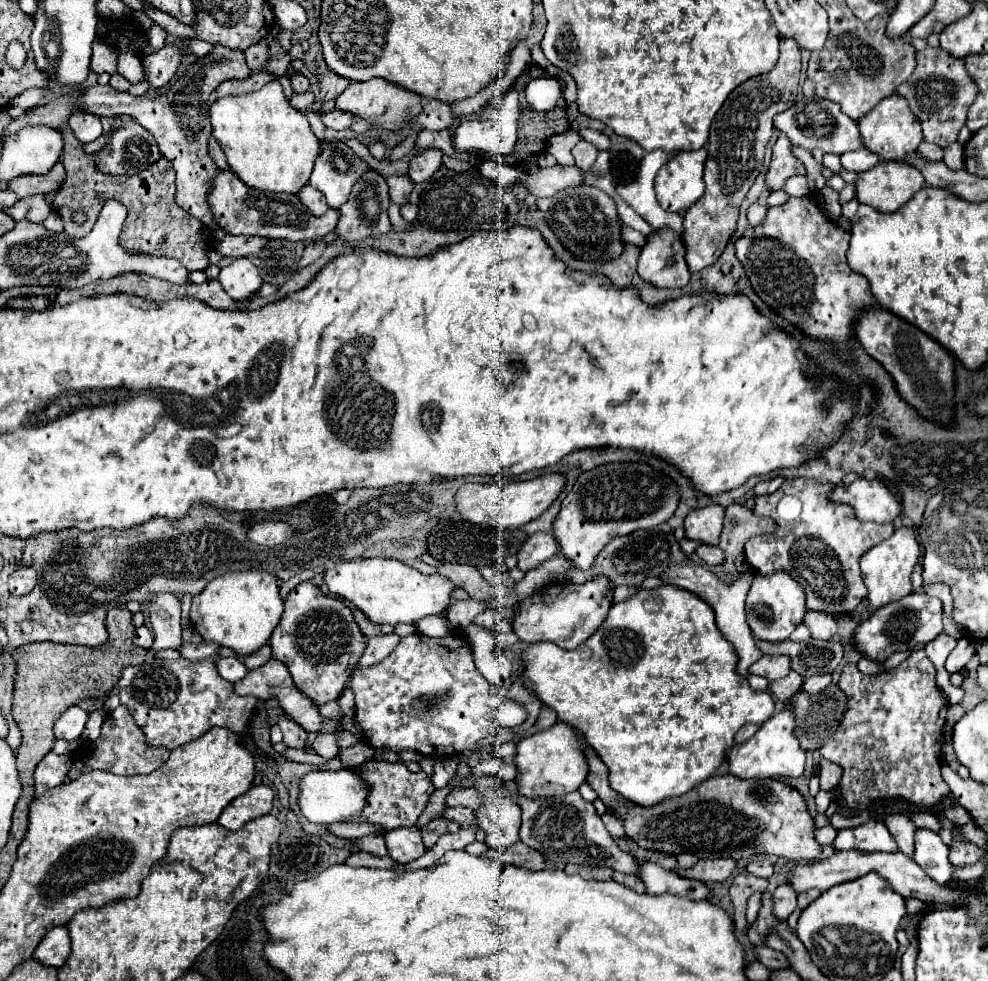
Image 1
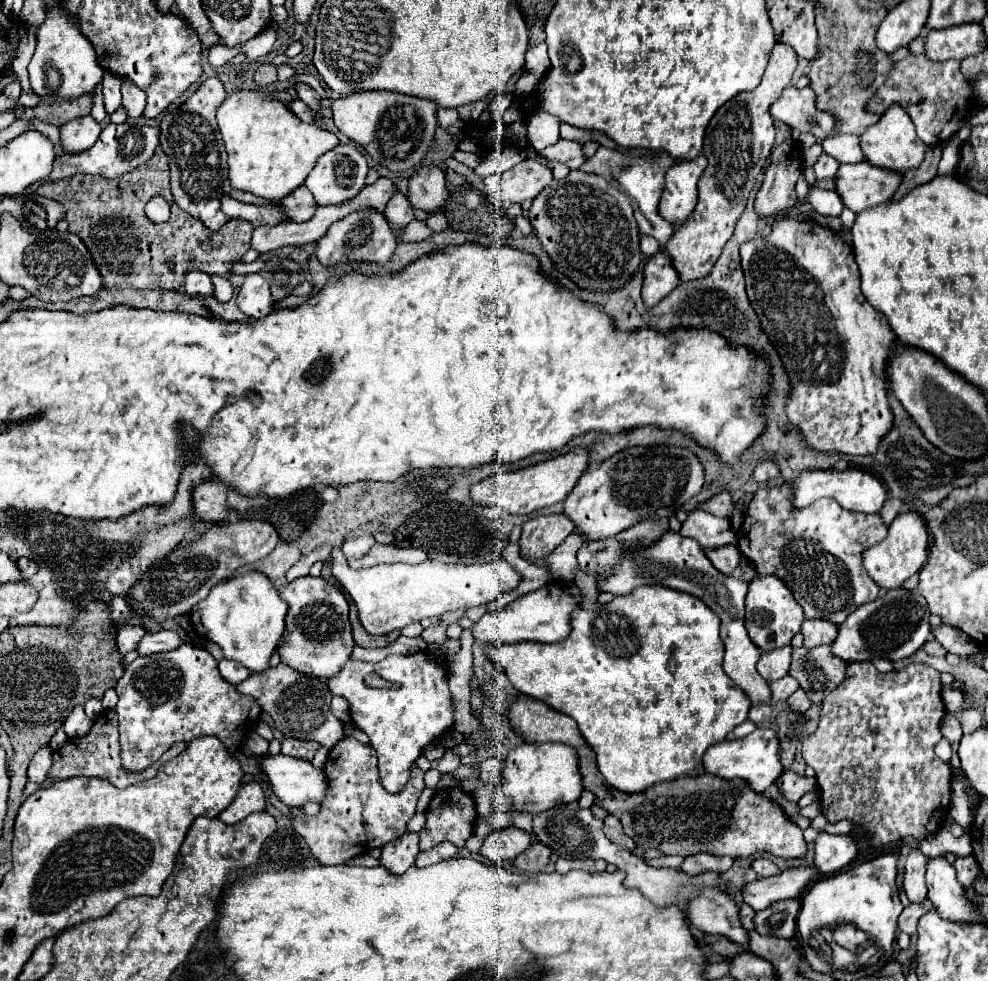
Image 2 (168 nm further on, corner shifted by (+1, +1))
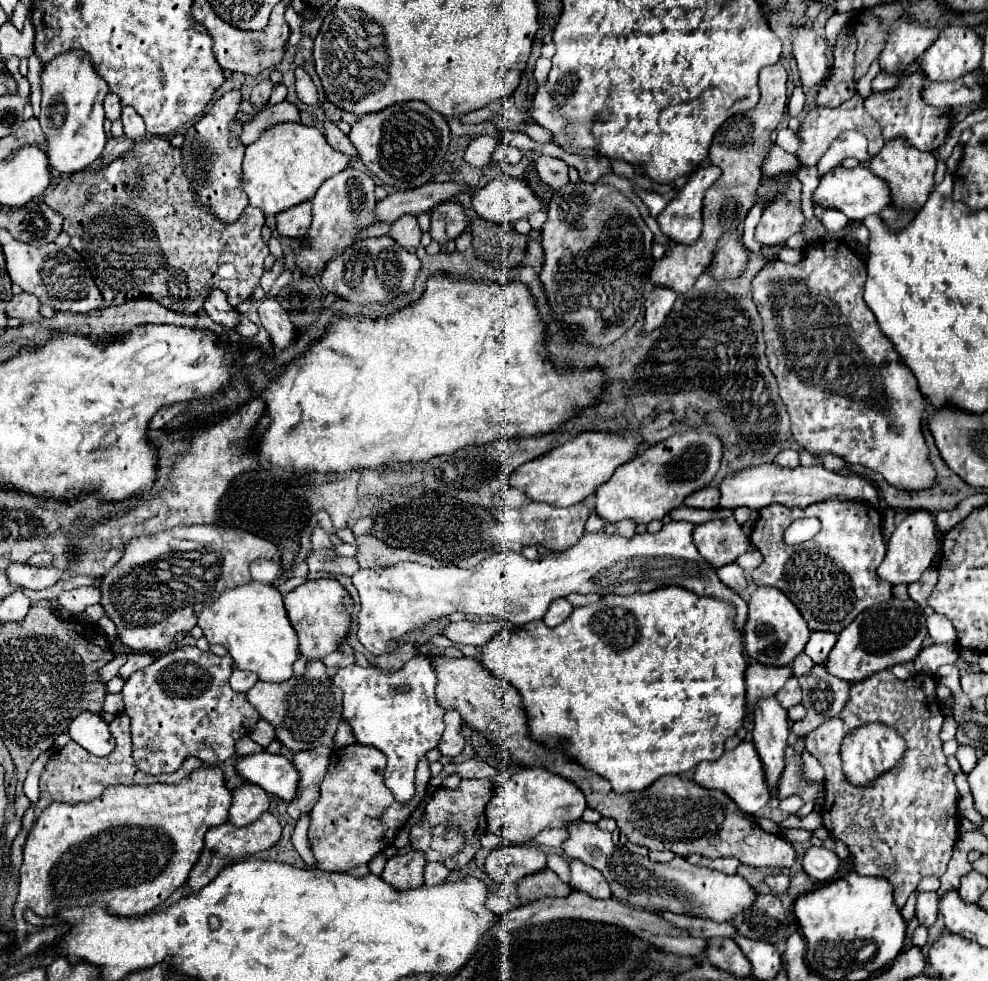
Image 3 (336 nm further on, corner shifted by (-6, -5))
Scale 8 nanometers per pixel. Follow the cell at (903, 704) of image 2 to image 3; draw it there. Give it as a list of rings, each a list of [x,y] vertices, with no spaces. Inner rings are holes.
[[[886,669],[886,671],[878,671],[878,673],[874,673],[874,675],[866,677],[866,679],[862,679],[860,683],[852,683],[852,687],[850,687],[850,699],[848,699],[846,707],[844,707],[834,719],[822,723],[816,731],[810,731],[810,733],[804,737],[804,739],[806,739],[806,751],[808,751],[810,755],[814,755],[814,757],[822,763],[822,767],[824,767],[824,771],[826,771],[826,779],[824,779],[826,799],[824,799],[824,805],[822,805],[822,809],[820,809],[822,819],[824,819],[824,827],[828,829],[828,833],[830,833],[832,837],[836,837],[836,839],[840,839],[842,843],[848,845],[850,855],[852,855],[852,859],[854,859],[854,867],[856,867],[856,871],[858,871],[860,875],[880,875],[880,877],[886,877],[886,879],[892,883],[892,887],[894,887],[894,903],[896,903],[900,909],[904,907],[904,903],[906,903],[906,899],[910,897],[910,893],[918,887],[918,883],[920,883],[922,877],[926,877],[926,875],[942,875],[942,873],[946,871],[946,865],[948,865],[948,861],[950,861],[950,857],[952,857],[952,851],[954,851],[954,843],[956,843],[956,839],[958,839],[958,833],[956,833],[956,831],[958,831],[958,789],[956,789],[956,785],[954,785],[954,775],[952,775],[952,771],[950,771],[948,765],[946,765],[946,755],[942,753],[940,731],[942,731],[944,715],[942,715],[942,711],[940,711],[940,703],[938,703],[938,697],[936,697],[936,683],[930,683],[930,685],[928,685],[928,679],[932,679],[932,677],[914,675],[914,677],[906,679],[906,681],[900,681],[900,679],[896,679],[896,677],[892,675],[890,669]],[[872,723],[882,723],[882,725],[888,725],[888,727],[896,729],[898,735],[906,741],[906,751],[904,751],[902,761],[900,761],[898,767],[886,771],[884,775],[876,777],[872,783],[868,783],[868,785],[864,785],[864,787],[856,787],[856,785],[852,785],[852,783],[846,779],[846,775],[844,775],[844,771],[842,771],[840,747],[842,747],[842,741],[844,741],[844,737],[846,737],[848,733],[852,733],[856,727],[864,727],[864,725],[872,725]]]

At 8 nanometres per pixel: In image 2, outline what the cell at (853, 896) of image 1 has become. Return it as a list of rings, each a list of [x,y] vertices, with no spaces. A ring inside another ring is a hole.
[[[891,851],[871,861],[859,863],[847,871],[839,871],[835,875],[823,877],[805,893],[805,897],[801,899],[801,909],[797,917],[797,933],[801,939],[803,953],[811,955],[807,947],[809,947],[809,937],[813,931],[831,927],[835,923],[853,923],[857,929],[871,933],[874,941],[881,939],[881,948],[885,952],[893,953],[892,945],[895,941],[895,931],[897,931],[897,917],[903,911],[903,903],[899,901],[899,891],[895,885],[895,877],[897,877],[895,853],[897,851]]]

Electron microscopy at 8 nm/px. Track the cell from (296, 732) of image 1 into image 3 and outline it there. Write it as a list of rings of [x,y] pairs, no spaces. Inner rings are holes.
[[[316,747],[310,751],[294,753],[294,765],[300,771],[300,791],[296,799],[288,805],[288,815],[292,819],[298,819],[302,813],[310,811],[318,801],[320,783],[328,769],[328,759],[330,759],[328,747]]]

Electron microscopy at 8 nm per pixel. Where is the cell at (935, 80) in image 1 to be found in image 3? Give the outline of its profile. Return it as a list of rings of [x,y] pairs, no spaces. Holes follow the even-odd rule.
[[[916,71],[916,73],[902,77],[894,89],[870,93],[870,97],[866,99],[866,111],[880,123],[882,135],[886,141],[904,137],[920,151],[936,151],[944,143],[944,139],[948,137],[950,127],[952,127],[952,109],[934,107],[934,105],[926,103],[926,99],[922,97],[922,91],[928,81],[930,79],[924,75],[924,71]]]

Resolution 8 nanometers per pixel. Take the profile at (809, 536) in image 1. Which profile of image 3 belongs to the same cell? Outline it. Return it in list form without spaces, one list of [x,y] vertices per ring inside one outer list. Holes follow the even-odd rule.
[[[826,499],[822,503],[814,503],[814,507],[808,507],[806,511],[786,511],[786,507],[768,505],[760,511],[750,541],[764,557],[762,565],[752,573],[754,583],[780,589],[800,609],[810,631],[840,633],[866,607],[888,601],[892,597],[888,595],[892,593],[892,585],[878,579],[876,575],[876,567],[882,563],[886,555],[886,543],[882,537],[882,515],[874,507],[862,507],[862,503],[844,501],[844,499]],[[800,517],[818,517],[822,527],[812,541],[802,545],[786,545],[784,531],[790,527],[792,521]]]

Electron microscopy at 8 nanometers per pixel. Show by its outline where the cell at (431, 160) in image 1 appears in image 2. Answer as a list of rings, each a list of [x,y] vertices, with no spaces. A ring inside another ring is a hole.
[[[423,167],[409,179],[409,201],[421,211],[441,211],[447,197],[445,173],[439,167]]]

